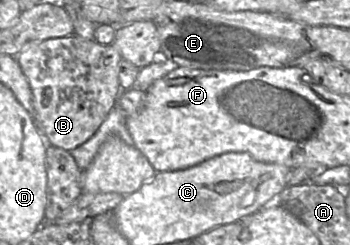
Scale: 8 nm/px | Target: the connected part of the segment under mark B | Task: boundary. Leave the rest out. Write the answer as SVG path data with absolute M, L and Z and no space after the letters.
M73 34L26 47L16 59L32 91L32 117L48 145L72 151L95 134L117 104L122 57L113 44L102 45Z

